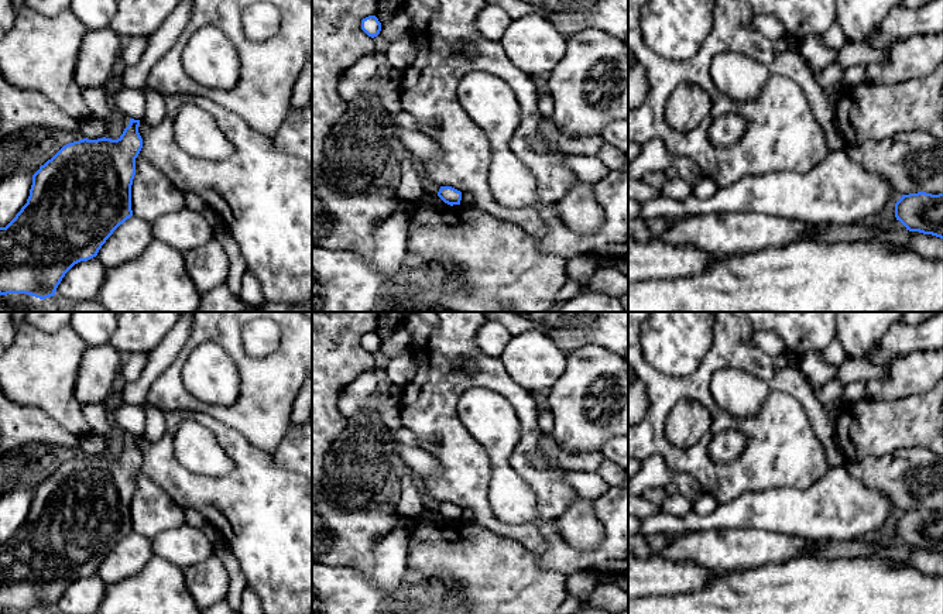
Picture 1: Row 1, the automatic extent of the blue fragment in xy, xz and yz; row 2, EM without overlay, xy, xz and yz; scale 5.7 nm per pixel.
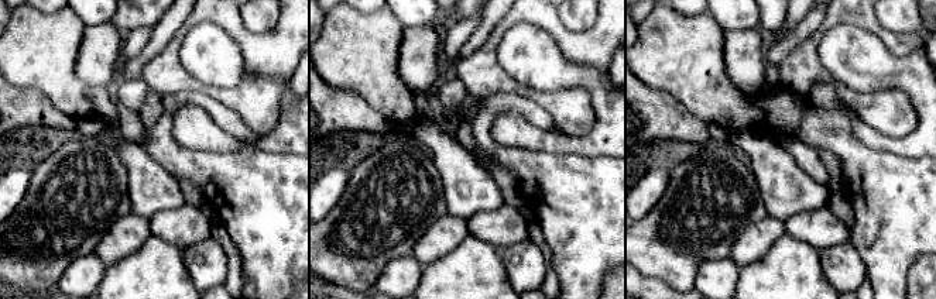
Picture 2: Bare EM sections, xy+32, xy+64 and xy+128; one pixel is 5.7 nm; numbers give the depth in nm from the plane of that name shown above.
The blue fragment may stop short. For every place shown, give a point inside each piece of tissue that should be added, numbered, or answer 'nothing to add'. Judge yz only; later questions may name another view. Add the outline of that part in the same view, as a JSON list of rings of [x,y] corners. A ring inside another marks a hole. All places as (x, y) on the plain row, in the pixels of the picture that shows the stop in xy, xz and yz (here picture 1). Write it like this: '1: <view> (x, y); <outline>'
nothing to add

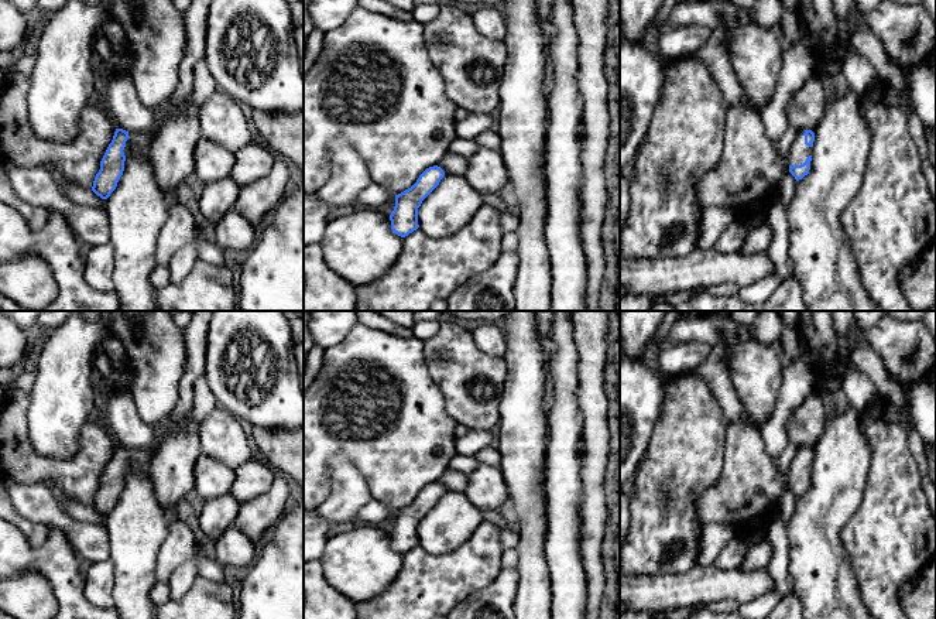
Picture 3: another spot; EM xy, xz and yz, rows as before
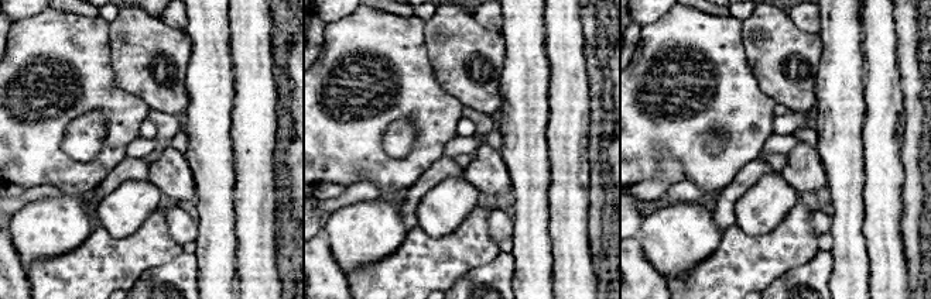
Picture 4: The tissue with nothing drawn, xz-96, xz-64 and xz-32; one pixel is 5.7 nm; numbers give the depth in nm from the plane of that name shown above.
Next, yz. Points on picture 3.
1: yz (799, 468); [[[800,447],[798,454],[795,455],[789,471],[788,478],[789,482],[800,482],[806,478],[809,472],[812,472],[812,464],[805,461],[805,447]]]

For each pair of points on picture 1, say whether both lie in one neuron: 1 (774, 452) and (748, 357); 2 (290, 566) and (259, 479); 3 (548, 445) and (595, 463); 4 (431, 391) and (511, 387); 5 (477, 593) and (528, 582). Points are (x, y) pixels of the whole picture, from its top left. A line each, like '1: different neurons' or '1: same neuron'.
1: same neuron
2: same neuron
3: same neuron
4: same neuron
5: same neuron

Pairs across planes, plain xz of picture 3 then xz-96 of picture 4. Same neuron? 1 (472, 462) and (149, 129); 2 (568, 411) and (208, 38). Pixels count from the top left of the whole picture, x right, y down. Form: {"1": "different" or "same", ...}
{"1": "different", "2": "different"}

